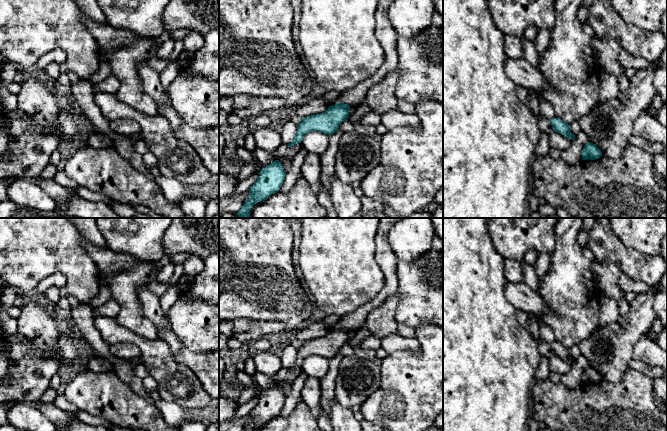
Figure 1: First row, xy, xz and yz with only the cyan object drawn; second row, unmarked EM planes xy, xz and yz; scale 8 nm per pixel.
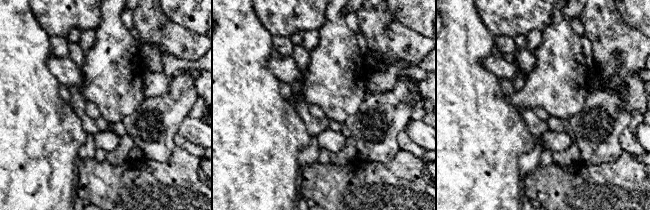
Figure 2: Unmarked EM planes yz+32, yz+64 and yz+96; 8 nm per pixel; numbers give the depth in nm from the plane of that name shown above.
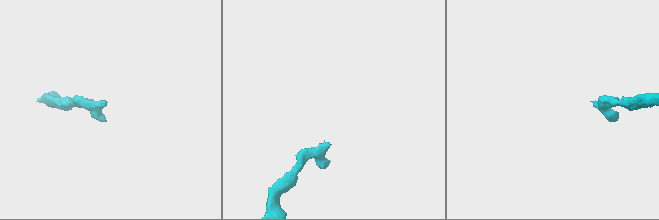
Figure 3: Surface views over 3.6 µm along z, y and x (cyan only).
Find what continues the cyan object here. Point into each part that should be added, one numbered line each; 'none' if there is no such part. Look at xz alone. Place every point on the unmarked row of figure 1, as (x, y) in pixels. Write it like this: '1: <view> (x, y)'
1: xz (384, 255)

